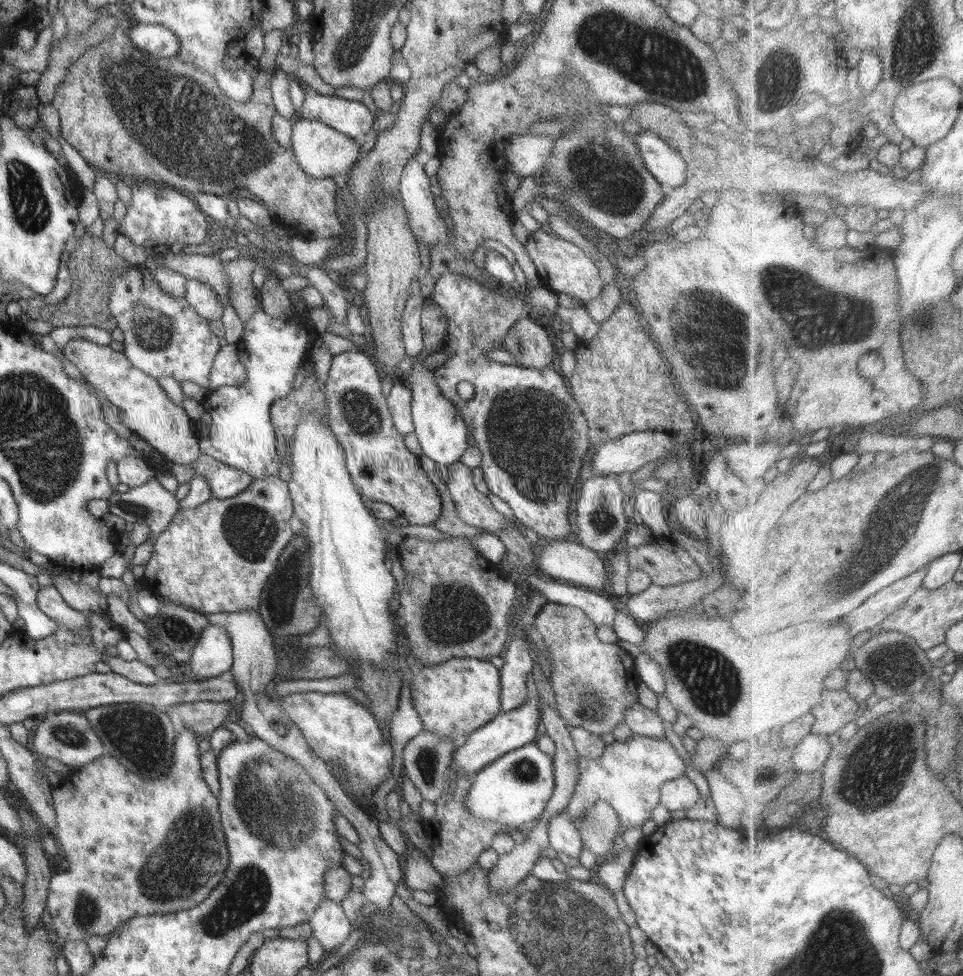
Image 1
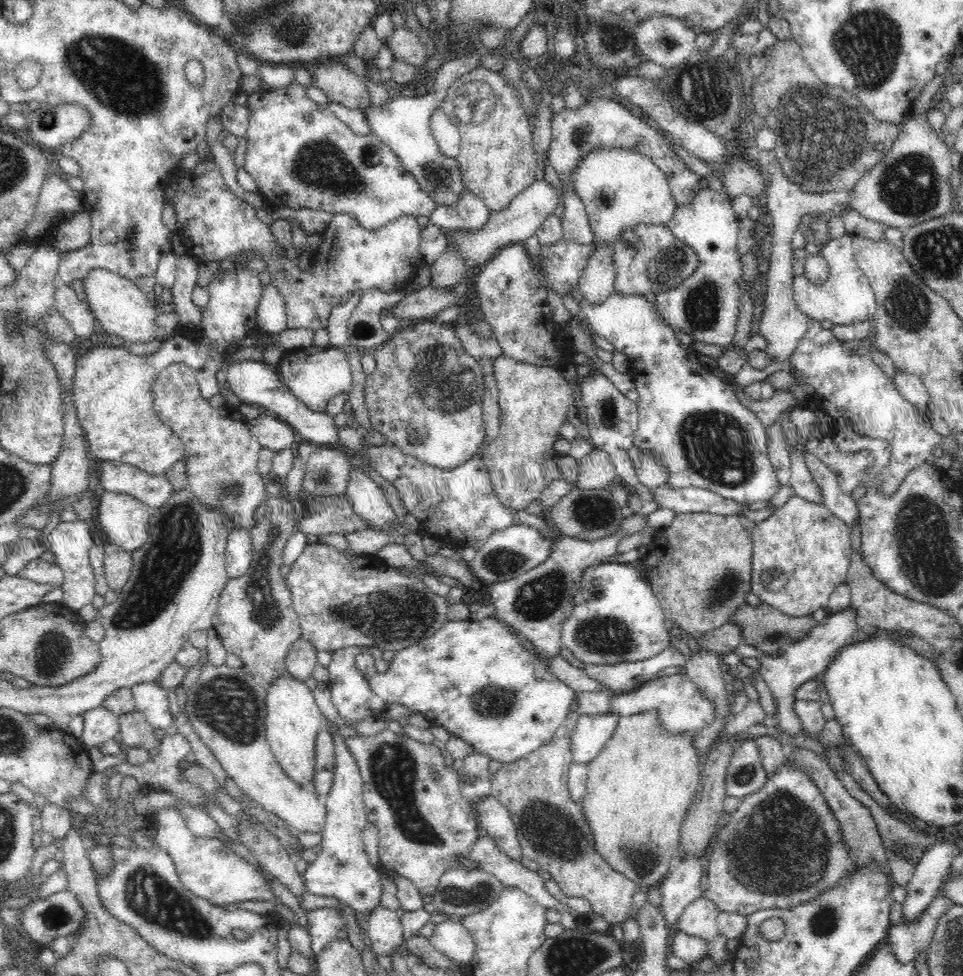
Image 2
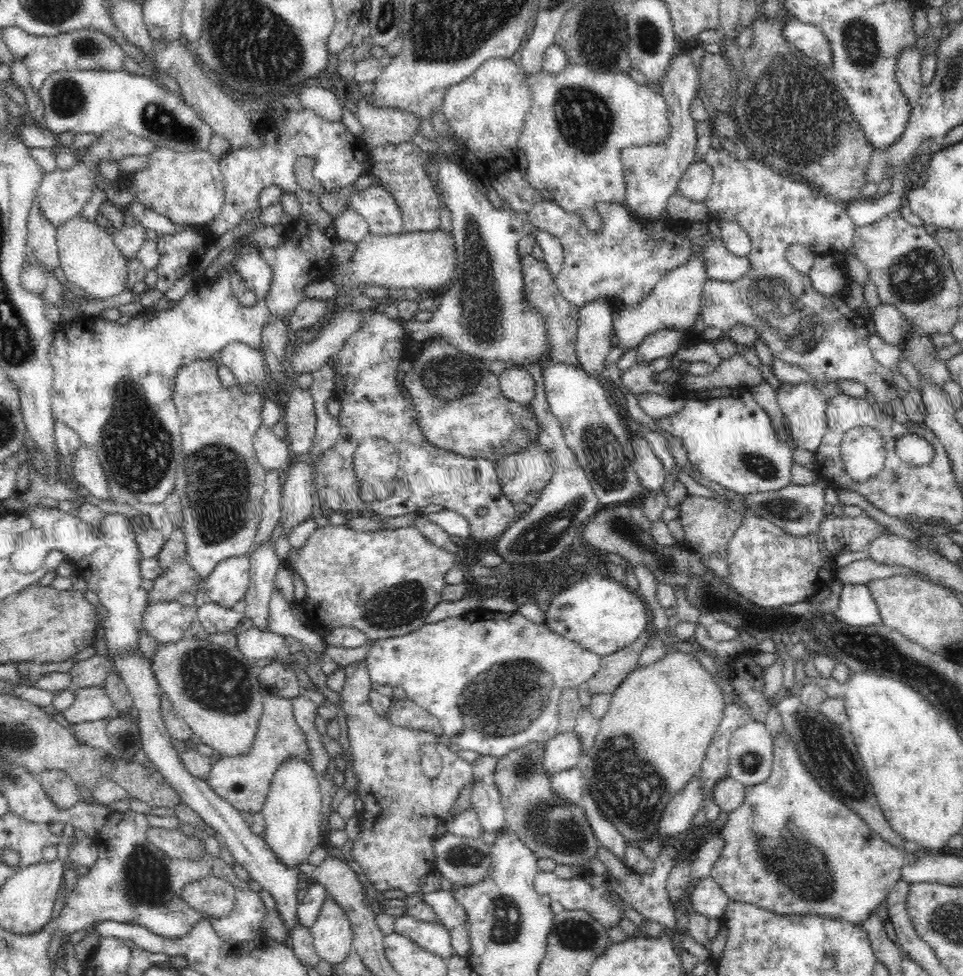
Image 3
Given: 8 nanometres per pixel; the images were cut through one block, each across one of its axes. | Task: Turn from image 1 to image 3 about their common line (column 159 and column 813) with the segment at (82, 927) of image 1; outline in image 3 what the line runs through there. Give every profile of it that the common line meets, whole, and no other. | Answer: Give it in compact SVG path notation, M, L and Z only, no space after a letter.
M783 728L783 732L780 736L774 737L772 740L773 764L771 766L771 772L762 782L747 786L743 803L736 808L736 810L729 813L728 821L725 822L721 831L725 841L724 849L720 854L720 859L712 868L711 878L724 889L724 893L729 897L730 902L754 904L759 908L764 908L774 913L781 913L782 915L817 915L822 918L838 919L844 921L844 923L856 924L862 927L861 925L866 923L868 918L871 918L871 915L877 910L881 903L885 901L891 889L901 880L902 868L910 862L909 856L911 856L911 854L895 848L892 844L889 844L885 838L878 836L858 813L826 792L804 766L802 759L799 757L797 748L789 739L785 728Z

